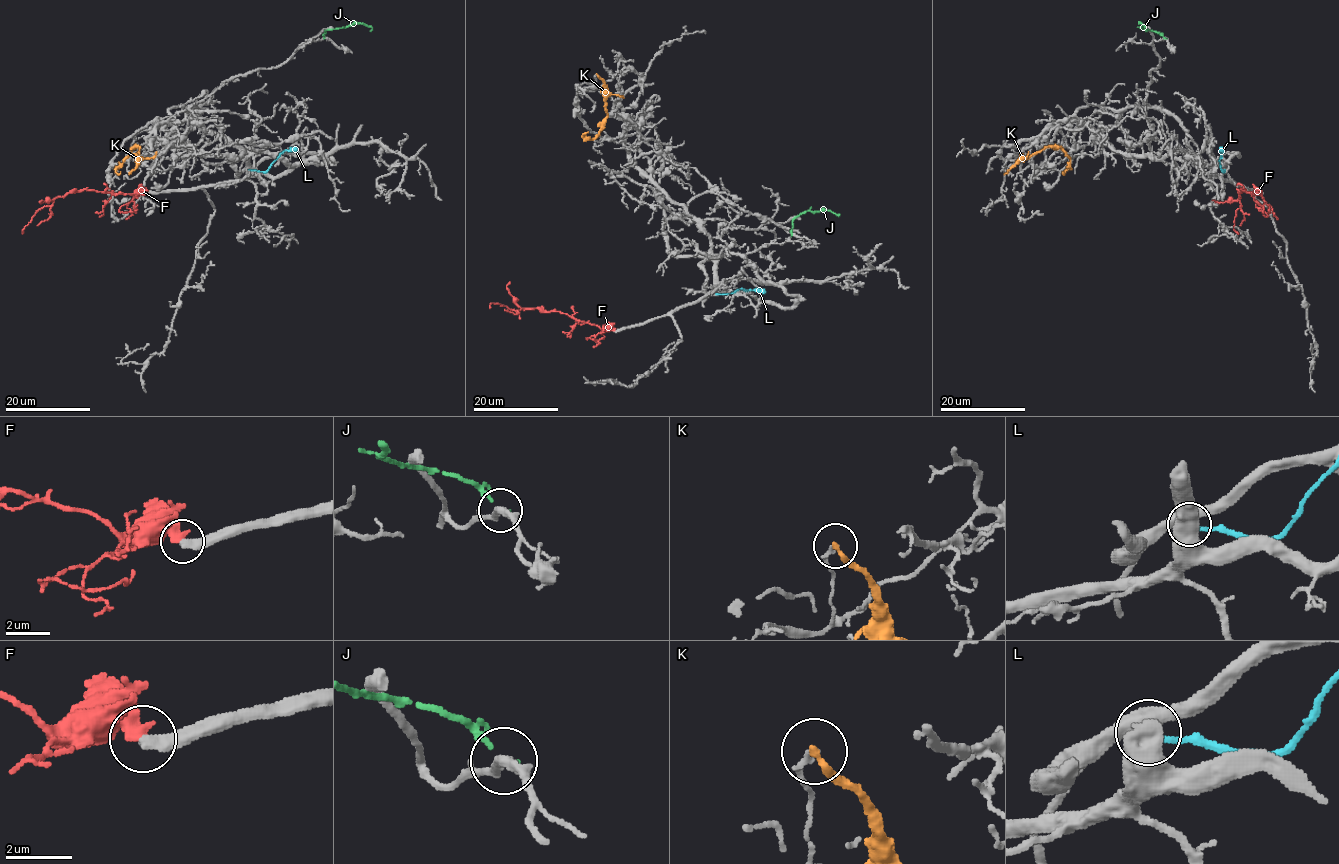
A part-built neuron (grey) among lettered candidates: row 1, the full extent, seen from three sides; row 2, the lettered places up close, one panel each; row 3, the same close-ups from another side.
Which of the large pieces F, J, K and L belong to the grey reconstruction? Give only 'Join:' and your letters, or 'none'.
Join: none

